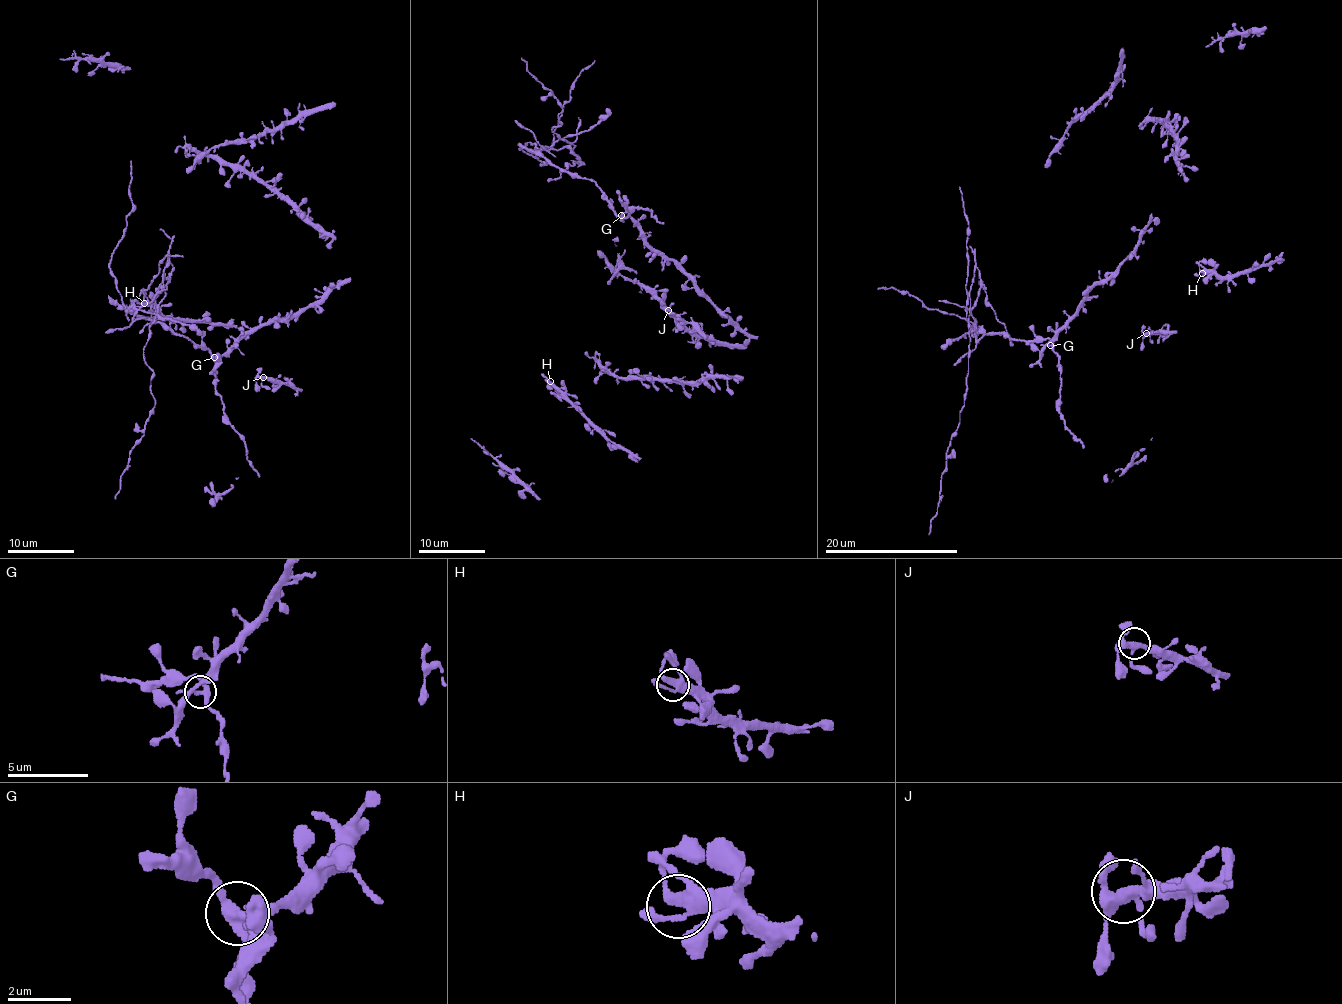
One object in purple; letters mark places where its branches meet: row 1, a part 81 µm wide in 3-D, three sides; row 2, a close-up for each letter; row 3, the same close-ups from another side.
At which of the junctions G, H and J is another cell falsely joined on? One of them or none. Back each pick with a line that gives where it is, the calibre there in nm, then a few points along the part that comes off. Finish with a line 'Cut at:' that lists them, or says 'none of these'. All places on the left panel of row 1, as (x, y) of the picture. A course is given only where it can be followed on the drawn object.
G: (214, 357) | 320 nm | (214, 357), (207, 348), (131, 311), (154, 315), (143, 352), (152, 371), (154, 407), (129, 455), (115, 498)
Cut at: G

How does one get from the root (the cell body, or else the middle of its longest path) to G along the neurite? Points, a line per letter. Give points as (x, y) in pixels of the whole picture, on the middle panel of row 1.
G: (711, 303), (672, 259), (664, 259), (659, 255), (626, 212), (621, 215)

